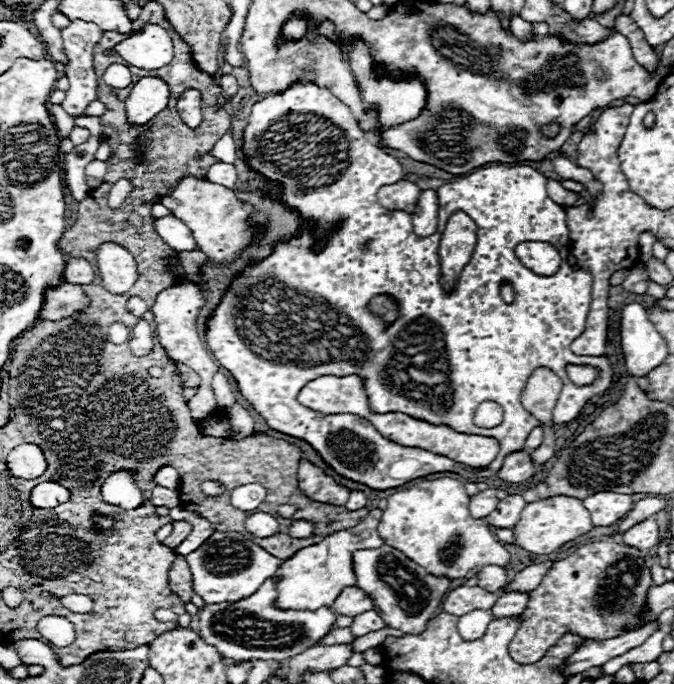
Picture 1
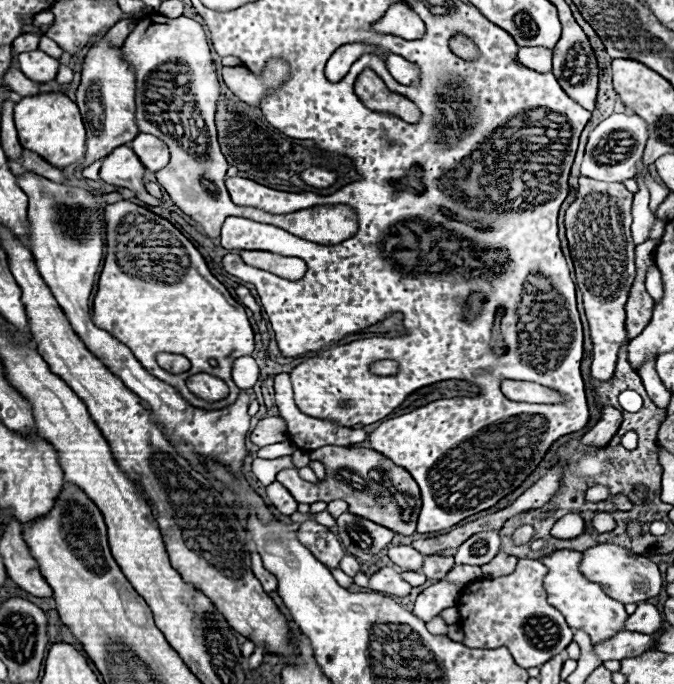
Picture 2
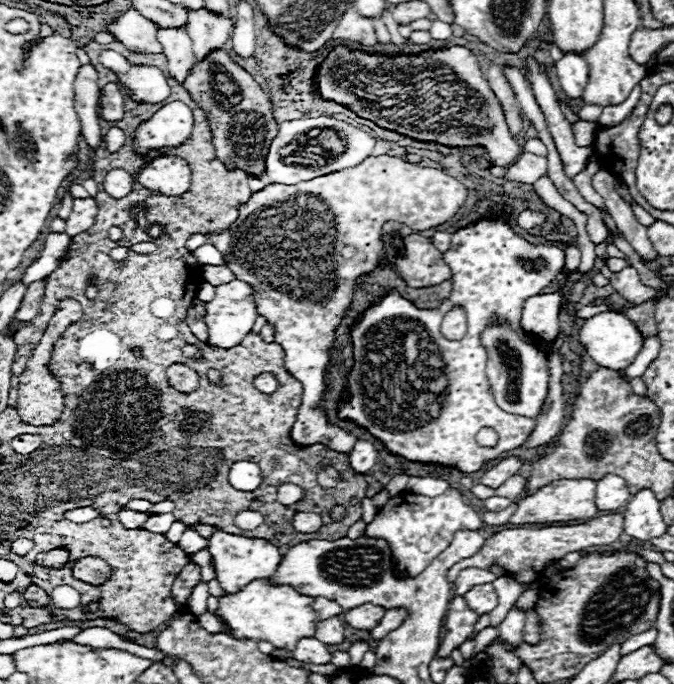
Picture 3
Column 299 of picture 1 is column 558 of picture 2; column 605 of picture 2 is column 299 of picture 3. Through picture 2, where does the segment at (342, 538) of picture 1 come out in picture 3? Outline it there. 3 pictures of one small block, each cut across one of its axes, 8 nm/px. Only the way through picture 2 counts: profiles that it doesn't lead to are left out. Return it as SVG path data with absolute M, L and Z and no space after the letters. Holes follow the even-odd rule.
M258 578L246 584L240 592L228 594L220 598L218 614L230 624L236 638L250 638L250 640L266 640L272 642L276 648L294 648L294 632L298 626L314 624L314 614L342 614L342 606L328 598L312 598L296 592L296 588L280 584L270 584L270 578Z

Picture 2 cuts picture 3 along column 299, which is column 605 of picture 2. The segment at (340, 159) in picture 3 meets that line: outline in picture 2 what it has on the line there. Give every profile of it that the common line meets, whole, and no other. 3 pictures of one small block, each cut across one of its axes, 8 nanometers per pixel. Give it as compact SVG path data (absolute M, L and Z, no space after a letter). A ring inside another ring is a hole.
M612 114L604 122L600 122L586 146L584 162L582 162L582 176L602 182L624 182L628 178L634 178L636 174L636 162L644 154L644 146L648 140L646 122L640 116L626 116L626 114Z

